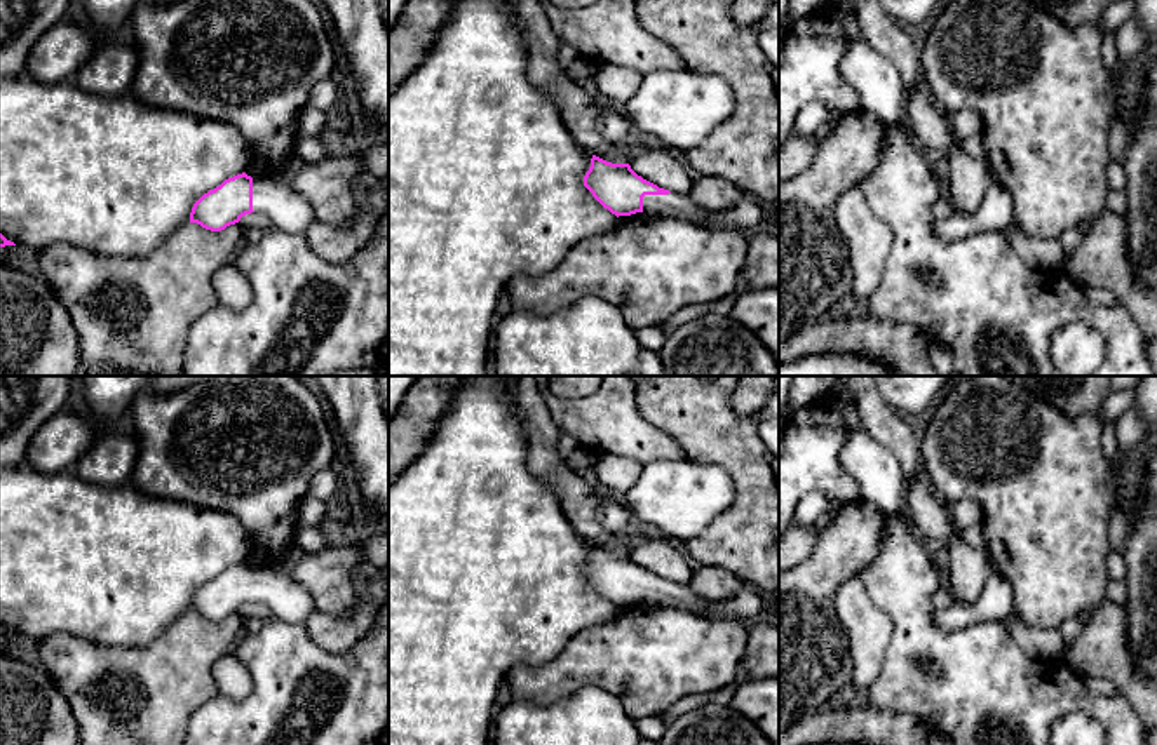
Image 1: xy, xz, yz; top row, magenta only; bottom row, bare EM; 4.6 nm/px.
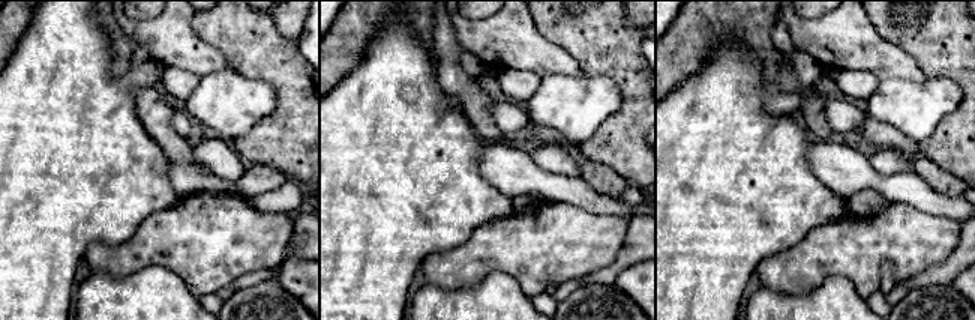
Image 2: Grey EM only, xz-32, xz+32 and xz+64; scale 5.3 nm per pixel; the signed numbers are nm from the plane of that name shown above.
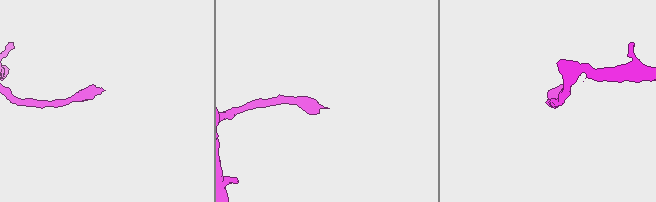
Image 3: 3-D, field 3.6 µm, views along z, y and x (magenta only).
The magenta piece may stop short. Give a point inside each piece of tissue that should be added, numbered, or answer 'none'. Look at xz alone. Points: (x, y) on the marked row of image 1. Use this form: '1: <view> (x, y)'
1: xz (673, 204)

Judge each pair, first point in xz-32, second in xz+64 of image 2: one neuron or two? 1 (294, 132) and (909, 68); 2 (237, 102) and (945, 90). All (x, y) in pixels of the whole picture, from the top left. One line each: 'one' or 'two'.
1: two
2: one

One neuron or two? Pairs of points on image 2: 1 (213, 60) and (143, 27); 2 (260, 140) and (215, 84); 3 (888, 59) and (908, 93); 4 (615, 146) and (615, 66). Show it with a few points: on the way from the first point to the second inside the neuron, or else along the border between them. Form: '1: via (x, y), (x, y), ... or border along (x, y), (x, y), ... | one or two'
1: via (195, 56), (176, 45), (165, 35), (161, 35) | one
2: border along (276, 104), (269, 114), (231, 141) | two
3: border along (930, 77), (923, 83), (899, 78), (879, 80) | two
4: via (629, 126), (630, 86) | one

